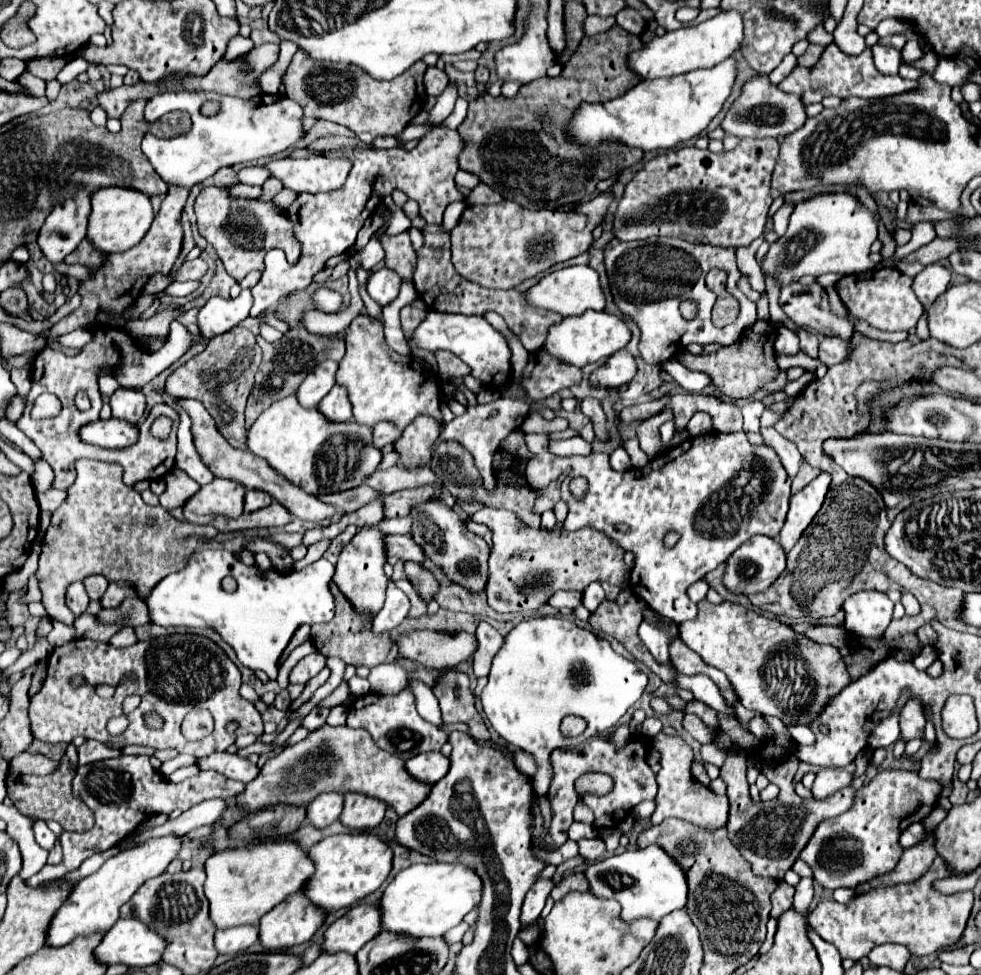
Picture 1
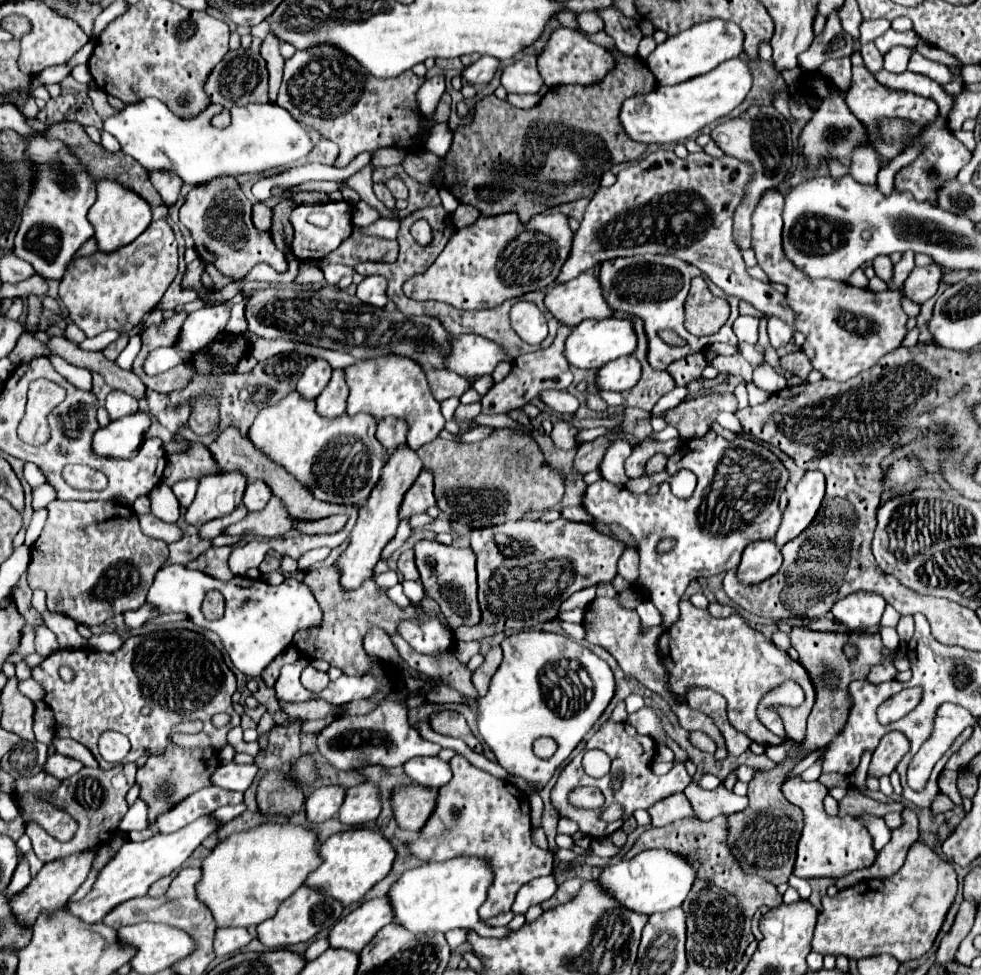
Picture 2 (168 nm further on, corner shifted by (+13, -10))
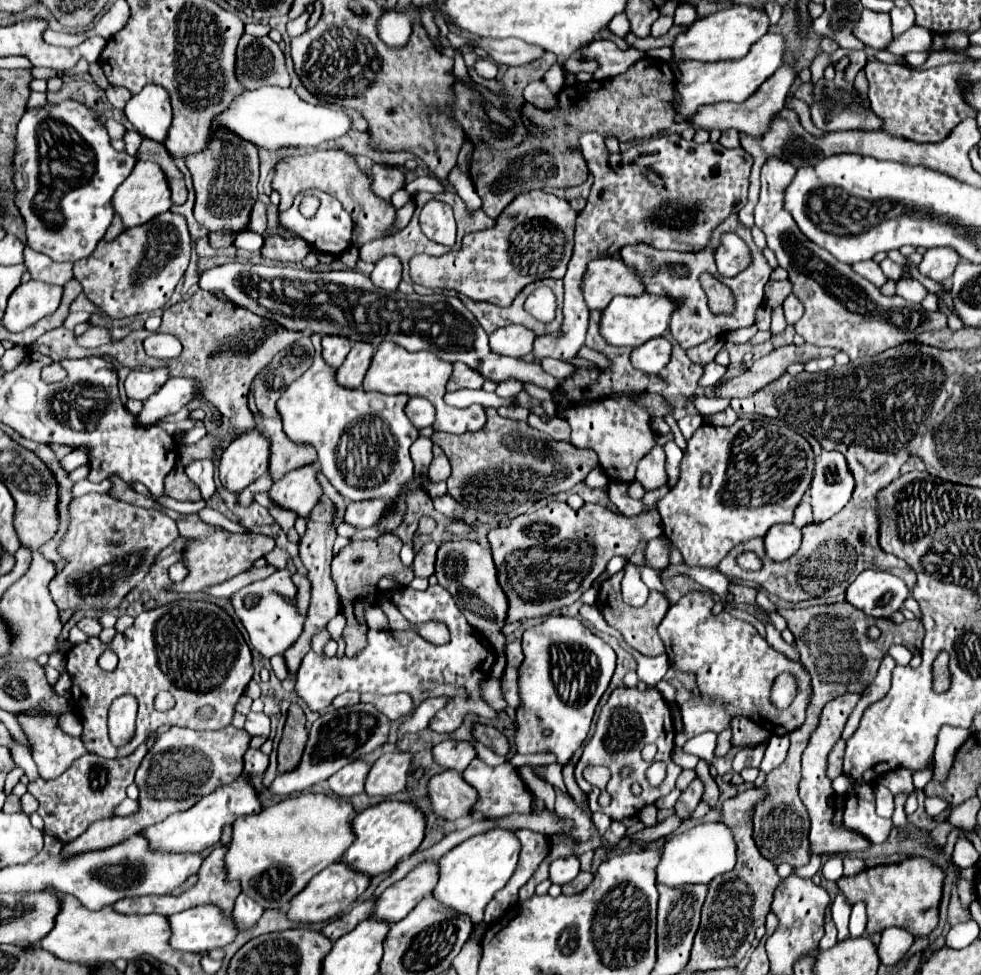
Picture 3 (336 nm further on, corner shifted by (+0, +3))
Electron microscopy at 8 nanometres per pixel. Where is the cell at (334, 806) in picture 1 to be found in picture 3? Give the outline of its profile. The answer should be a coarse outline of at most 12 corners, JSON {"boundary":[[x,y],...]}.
{"boundary":[[357,759],[327,783],[341,797],[363,791],[371,765]]}

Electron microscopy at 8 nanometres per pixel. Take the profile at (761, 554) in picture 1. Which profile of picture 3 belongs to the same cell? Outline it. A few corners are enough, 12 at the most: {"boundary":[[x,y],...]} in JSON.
{"boundary":[[793,523],[773,525],[765,549],[773,561],[785,561],[801,545]]}

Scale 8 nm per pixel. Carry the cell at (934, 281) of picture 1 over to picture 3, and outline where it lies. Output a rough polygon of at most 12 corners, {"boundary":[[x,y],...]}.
{"boundary":[[951,247],[927,249],[919,271],[945,281],[959,255]]}

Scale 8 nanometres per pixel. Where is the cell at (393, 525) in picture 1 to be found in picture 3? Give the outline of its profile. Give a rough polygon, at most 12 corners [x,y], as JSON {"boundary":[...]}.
{"boundary":[[449,493],[433,499],[445,517],[453,517],[457,501]]}

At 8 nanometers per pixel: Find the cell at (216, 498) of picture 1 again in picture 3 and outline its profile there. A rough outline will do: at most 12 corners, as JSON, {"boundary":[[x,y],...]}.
{"boundary":[[249,431],[221,457],[229,491],[269,469],[271,441]]}

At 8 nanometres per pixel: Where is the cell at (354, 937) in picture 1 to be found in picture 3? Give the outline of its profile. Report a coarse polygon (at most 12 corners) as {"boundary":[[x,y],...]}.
{"boundary":[[421,861],[377,901],[375,917],[397,923],[433,893],[437,861]]}

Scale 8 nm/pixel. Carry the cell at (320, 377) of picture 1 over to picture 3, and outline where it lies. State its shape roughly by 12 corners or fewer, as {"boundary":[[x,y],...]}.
{"boundary":[[323,337],[323,359],[333,369],[345,361],[351,341]]}

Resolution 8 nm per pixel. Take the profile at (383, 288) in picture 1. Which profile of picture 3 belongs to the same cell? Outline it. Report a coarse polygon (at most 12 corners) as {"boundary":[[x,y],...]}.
{"boundary":[[395,255],[375,263],[375,287],[395,291],[401,281],[401,261]]}

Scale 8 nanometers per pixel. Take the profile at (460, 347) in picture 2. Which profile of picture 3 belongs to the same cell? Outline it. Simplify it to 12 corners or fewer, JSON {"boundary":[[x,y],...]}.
{"boundary":[[509,325],[489,335],[491,349],[507,357],[533,351],[535,333]]}

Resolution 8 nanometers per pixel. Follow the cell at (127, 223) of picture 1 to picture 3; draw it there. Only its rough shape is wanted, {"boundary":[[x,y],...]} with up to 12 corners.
{"boundary":[[139,161],[119,185],[113,209],[125,227],[169,211],[167,177]]}

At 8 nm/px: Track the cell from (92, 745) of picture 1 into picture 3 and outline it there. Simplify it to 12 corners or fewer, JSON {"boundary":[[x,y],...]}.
{"boundary":[[19,713],[43,779],[87,753],[59,729],[59,715]]}

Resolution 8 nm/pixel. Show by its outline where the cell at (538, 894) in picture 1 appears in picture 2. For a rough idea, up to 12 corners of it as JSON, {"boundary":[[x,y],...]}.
{"boundary":[[552,876],[534,878],[518,890],[512,912],[526,914],[556,892]]}

